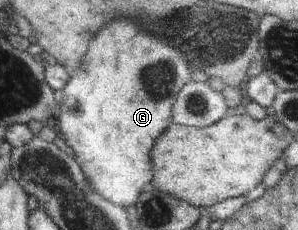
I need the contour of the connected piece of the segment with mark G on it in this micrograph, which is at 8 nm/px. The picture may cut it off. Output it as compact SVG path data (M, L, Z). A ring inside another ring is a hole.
M113 20L109 22L91 42L89 42L89 50L87 50L87 56L85 56L85 62L81 66L81 70L77 72L70 80L67 85L61 90L61 100L59 102L59 113L56 119L56 129L65 143L71 150L77 159L76 162L79 164L81 173L84 178L89 182L90 186L108 202L114 203L116 206L126 209L128 206L135 205L141 190L145 184L149 184L153 180L153 162L151 162L151 148L157 141L157 138L165 131L165 128L170 126L171 119L171 106L175 103L177 94L183 89L183 84L190 82L190 75L195 70L191 70L191 66L187 66L187 60L181 58L181 54L167 46L167 44L161 44L157 38L151 38L147 34L143 34L131 20Z

